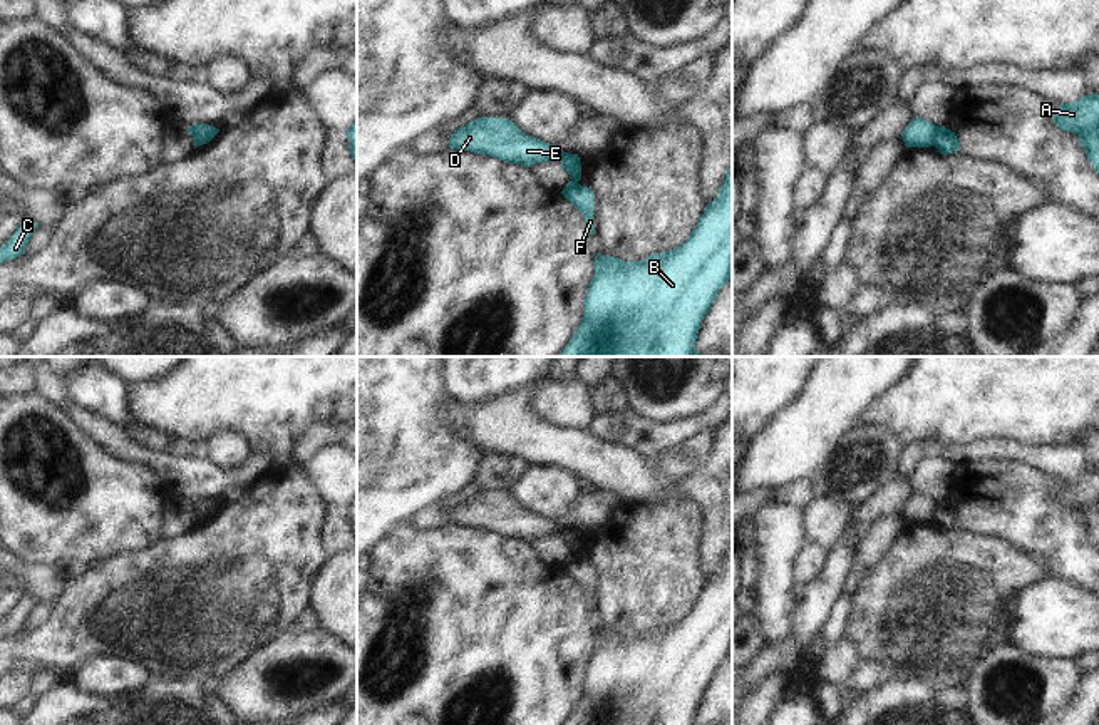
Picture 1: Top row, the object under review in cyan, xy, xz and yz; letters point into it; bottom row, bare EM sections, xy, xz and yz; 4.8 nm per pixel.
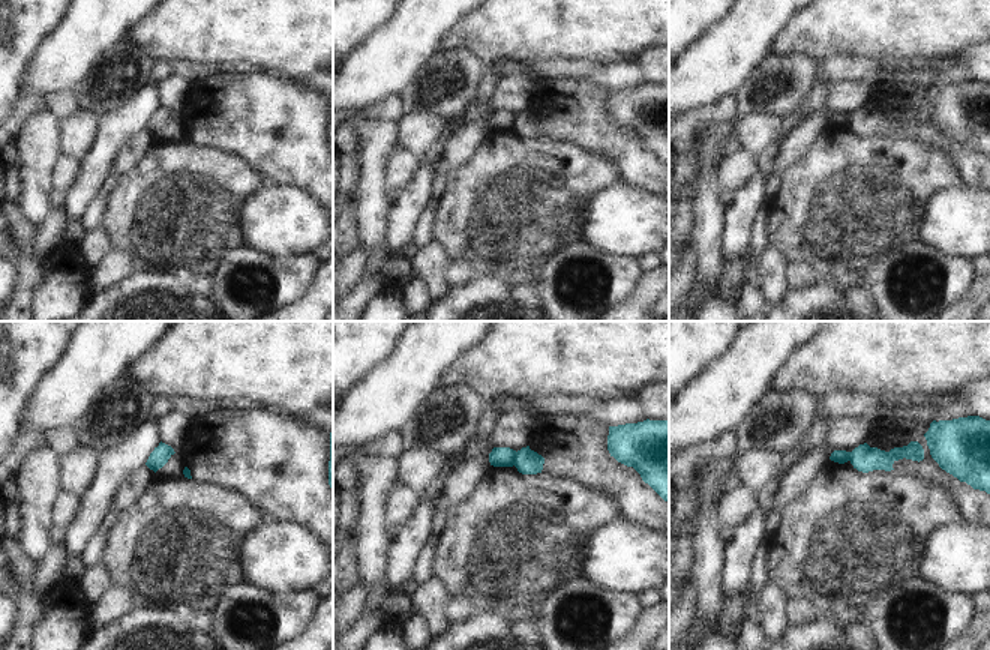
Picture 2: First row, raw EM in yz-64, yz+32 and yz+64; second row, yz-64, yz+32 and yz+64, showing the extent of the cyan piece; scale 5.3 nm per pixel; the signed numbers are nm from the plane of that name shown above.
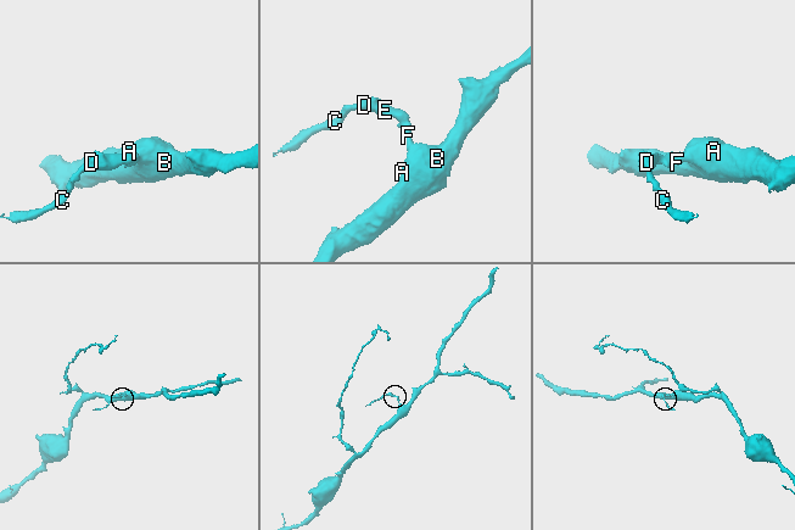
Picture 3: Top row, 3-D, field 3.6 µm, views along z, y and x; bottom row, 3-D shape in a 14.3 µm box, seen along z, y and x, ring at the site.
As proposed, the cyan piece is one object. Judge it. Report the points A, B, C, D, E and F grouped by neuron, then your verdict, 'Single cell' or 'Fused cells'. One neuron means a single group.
Groups: A B F / C D E. Fused cells.

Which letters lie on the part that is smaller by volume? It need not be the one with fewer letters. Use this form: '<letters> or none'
C, D, E

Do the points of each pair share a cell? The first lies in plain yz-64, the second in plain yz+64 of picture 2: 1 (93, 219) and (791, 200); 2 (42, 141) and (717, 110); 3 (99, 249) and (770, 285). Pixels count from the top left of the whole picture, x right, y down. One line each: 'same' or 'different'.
1: different
2: different
3: same

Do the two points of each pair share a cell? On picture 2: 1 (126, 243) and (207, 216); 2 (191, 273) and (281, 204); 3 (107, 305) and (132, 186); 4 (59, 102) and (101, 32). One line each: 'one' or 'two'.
1: one
2: two
3: two
4: two

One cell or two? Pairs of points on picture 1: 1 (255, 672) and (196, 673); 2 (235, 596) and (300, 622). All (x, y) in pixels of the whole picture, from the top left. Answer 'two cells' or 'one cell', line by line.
1: two cells
2: two cells

